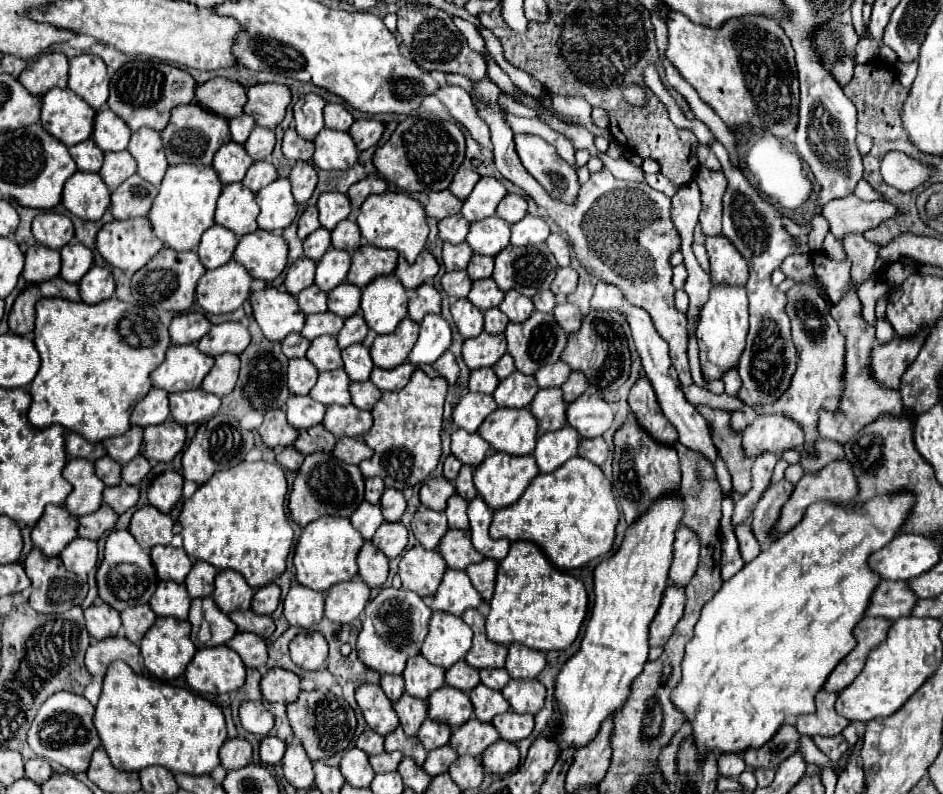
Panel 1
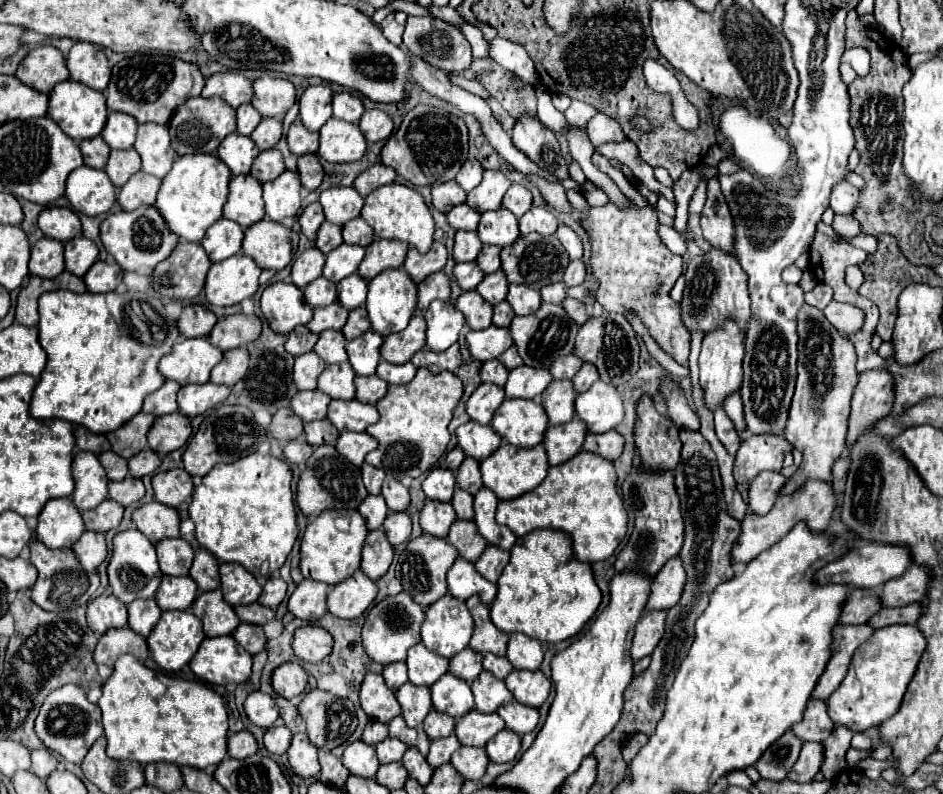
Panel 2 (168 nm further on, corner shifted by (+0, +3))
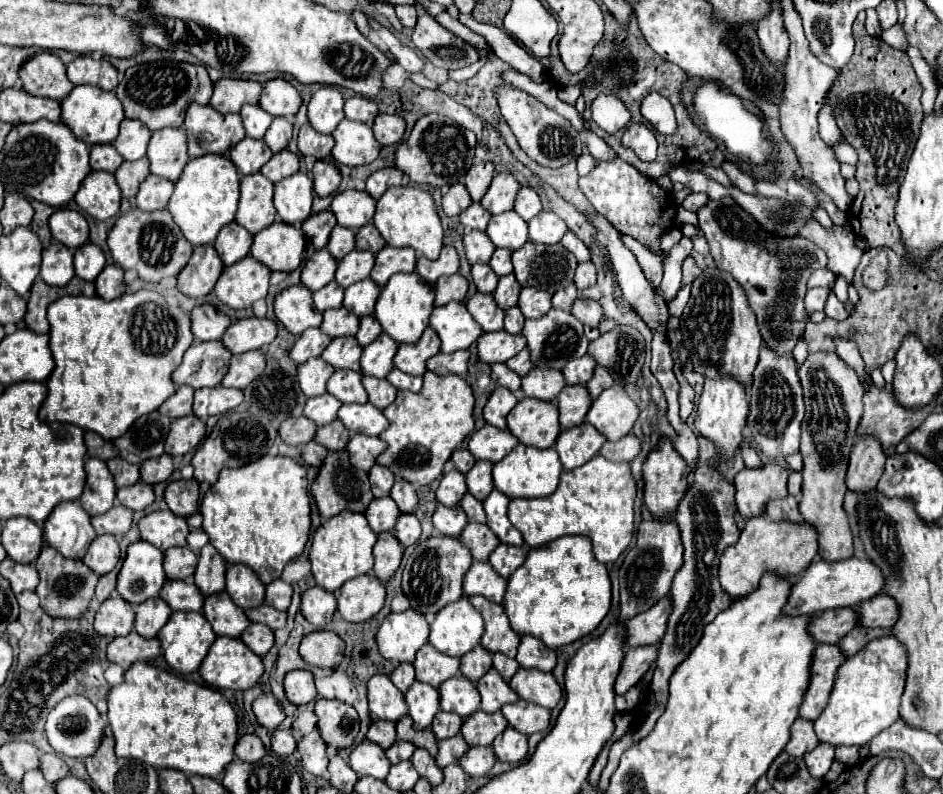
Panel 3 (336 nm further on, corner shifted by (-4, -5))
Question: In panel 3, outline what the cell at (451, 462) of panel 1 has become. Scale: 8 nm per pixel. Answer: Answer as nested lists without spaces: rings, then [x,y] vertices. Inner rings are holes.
[[[458,448],[458,450],[454,450],[454,454],[452,454],[452,462],[454,462],[454,466],[456,466],[462,474],[466,474],[466,472],[474,466],[476,458],[474,458],[468,450]]]

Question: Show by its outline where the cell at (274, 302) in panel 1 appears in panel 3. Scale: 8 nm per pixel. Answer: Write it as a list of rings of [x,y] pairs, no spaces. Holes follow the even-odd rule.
[[[292,286],[276,296],[274,312],[286,330],[300,336],[304,330],[322,324],[322,314],[310,304],[314,304],[312,292],[304,286]]]

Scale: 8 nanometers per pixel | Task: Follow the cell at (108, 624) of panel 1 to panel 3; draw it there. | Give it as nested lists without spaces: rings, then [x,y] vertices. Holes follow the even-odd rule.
[[[110,596],[102,602],[100,610],[96,612],[94,630],[102,636],[126,636],[132,632],[133,626],[134,608],[122,596]]]

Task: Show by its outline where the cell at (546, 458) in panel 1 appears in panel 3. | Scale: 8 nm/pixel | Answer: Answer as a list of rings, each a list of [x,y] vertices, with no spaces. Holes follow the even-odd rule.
[[[582,422],[580,426],[562,430],[554,448],[560,454],[564,470],[574,470],[592,460],[600,452],[604,442],[606,436],[602,436],[592,424]]]

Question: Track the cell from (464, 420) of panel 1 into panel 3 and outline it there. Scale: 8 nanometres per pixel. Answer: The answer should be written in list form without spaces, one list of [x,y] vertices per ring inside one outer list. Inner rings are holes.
[[[498,386],[492,392],[492,396],[488,398],[488,404],[484,406],[484,418],[486,418],[486,422],[492,424],[492,426],[496,426],[496,428],[506,428],[506,416],[514,408],[516,402],[518,400],[516,400],[516,396],[510,390]]]

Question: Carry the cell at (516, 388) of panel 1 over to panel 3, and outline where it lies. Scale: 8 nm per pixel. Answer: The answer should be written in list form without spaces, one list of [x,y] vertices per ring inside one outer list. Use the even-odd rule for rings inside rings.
[[[534,368],[522,378],[522,392],[538,400],[556,400],[560,390],[566,386],[564,374],[554,368]]]

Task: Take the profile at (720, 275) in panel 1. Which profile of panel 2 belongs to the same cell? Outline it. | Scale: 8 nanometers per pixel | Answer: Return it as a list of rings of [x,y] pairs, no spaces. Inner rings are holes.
[[[710,248],[700,258],[694,258],[688,262],[684,276],[686,276],[686,290],[682,300],[682,320],[686,322],[688,332],[692,330],[708,332],[712,328],[718,328],[728,316],[734,316],[736,322],[742,326],[742,330],[746,328],[746,322],[750,318],[746,272],[742,270],[734,254],[718,248]]]

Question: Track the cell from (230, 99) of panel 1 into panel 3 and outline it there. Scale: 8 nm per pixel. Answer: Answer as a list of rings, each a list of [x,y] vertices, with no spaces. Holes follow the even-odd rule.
[[[222,78],[214,84],[210,106],[222,114],[240,112],[244,104],[258,104],[262,84],[252,80],[230,80]]]

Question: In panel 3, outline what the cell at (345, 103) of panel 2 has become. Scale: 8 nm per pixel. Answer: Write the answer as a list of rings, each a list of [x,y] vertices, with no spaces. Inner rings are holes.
[[[352,96],[346,100],[344,104],[344,114],[350,120],[360,120],[366,124],[372,124],[374,118],[378,116],[378,104],[372,98],[364,98],[364,96]]]

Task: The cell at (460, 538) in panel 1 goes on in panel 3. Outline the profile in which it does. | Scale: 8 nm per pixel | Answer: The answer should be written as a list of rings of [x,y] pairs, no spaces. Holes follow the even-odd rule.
[[[468,522],[464,532],[460,534],[460,542],[472,552],[474,560],[486,562],[492,550],[500,544],[500,540],[494,536],[494,532],[486,524]]]

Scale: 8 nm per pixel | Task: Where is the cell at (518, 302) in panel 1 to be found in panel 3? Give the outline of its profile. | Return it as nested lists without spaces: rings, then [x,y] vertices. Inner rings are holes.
[[[524,288],[520,292],[518,306],[522,308],[522,312],[524,312],[526,318],[540,318],[540,316],[544,316],[552,308],[550,300],[552,300],[552,296],[548,292],[544,292],[544,290]]]

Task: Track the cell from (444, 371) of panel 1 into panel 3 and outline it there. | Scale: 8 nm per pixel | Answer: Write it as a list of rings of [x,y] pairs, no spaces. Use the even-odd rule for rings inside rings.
[[[458,350],[458,352],[452,352],[452,354],[444,354],[440,352],[438,356],[432,356],[426,366],[428,370],[432,370],[434,374],[466,374],[468,370],[468,360],[470,360],[470,352],[468,350]]]

